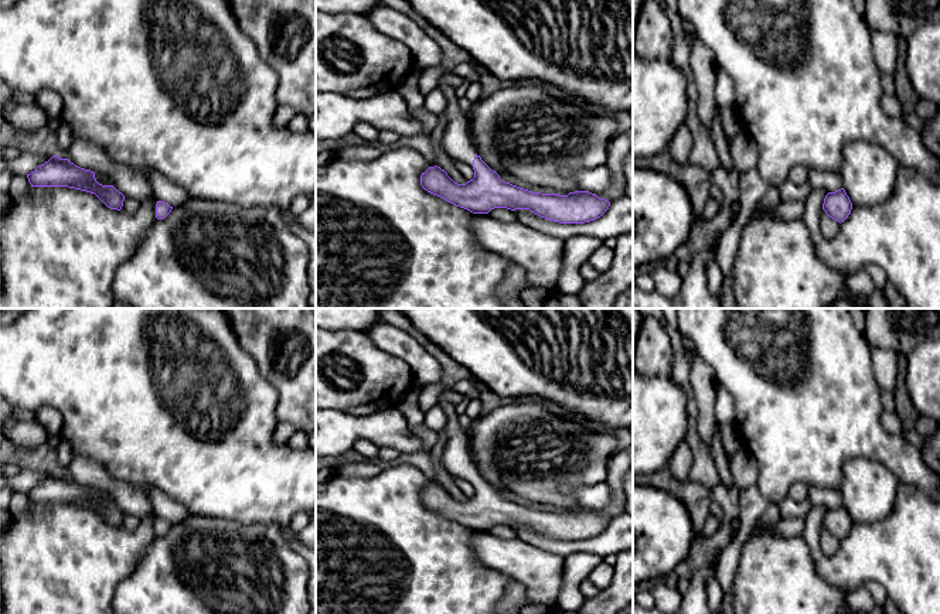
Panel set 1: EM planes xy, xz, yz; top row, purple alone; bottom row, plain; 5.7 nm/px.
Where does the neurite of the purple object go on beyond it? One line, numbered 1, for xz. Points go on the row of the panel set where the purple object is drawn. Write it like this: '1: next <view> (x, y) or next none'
1: next xz (456, 142)

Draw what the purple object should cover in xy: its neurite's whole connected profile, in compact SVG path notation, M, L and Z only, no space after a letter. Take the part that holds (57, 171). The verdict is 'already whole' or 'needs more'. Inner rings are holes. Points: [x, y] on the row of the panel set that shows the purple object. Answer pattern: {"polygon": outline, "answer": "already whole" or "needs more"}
{"polygon": "M52 156L48 161L27 174L31 187L68 187L95 194L108 208L120 211L125 195L113 185L102 185L95 173L81 168L68 158Z", "answer": "already whole"}

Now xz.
{"polygon": "M452 93L445 113L443 149L452 158L470 164L474 178L466 184L457 184L440 167L429 167L420 175L420 185L428 192L473 214L488 214L494 208L529 209L541 218L559 224L590 222L609 209L607 199L589 191L575 191L568 195L541 194L503 181L476 154L469 133L469 116L459 109L457 99Z", "answer": "needs more"}

